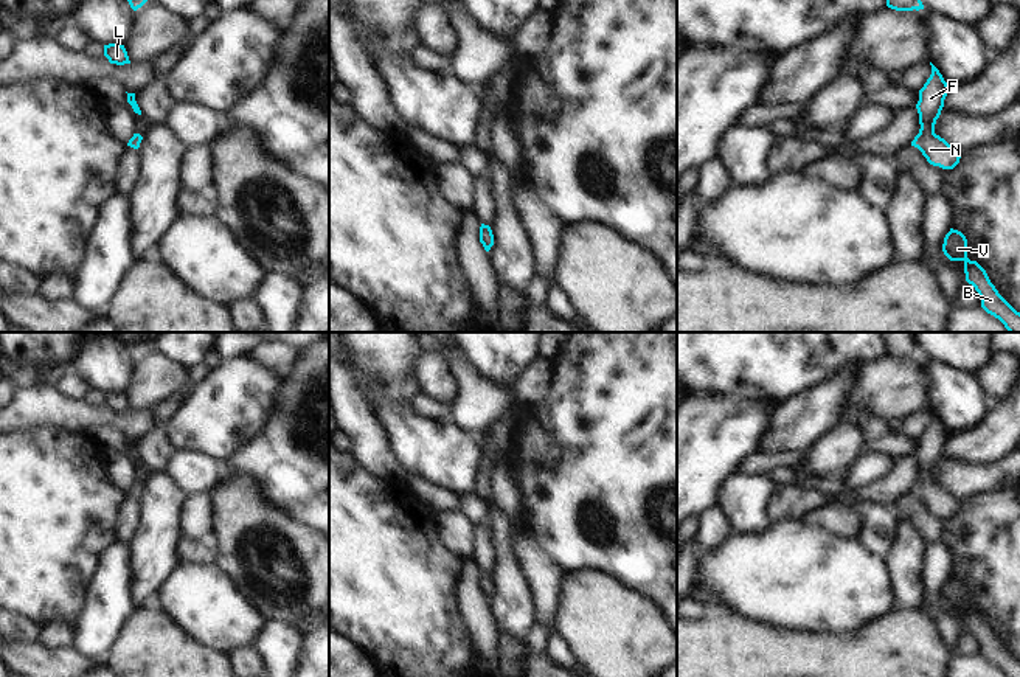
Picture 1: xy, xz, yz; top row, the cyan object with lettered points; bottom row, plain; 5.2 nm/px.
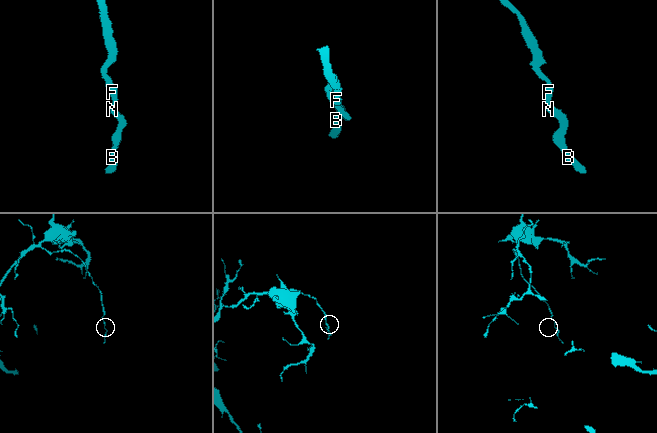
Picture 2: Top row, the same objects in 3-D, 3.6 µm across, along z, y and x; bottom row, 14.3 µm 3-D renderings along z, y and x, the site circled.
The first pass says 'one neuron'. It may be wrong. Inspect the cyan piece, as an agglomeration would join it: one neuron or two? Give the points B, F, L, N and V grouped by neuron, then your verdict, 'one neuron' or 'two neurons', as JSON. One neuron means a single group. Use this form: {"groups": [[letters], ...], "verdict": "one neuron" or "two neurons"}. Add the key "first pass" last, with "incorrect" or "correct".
{"groups": [["B", "F", "L", "N", "V"]], "verdict": "one neuron", "first pass": "correct"}

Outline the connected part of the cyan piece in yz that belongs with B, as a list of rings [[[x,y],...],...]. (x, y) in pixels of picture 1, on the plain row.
[[[950,576],[944,585],[942,599],[950,609],[964,610],[966,629],[978,640],[981,655],[998,666],[1006,677],[1020,677],[1020,660],[998,641],[986,618],[967,606],[967,587],[961,579]]]

